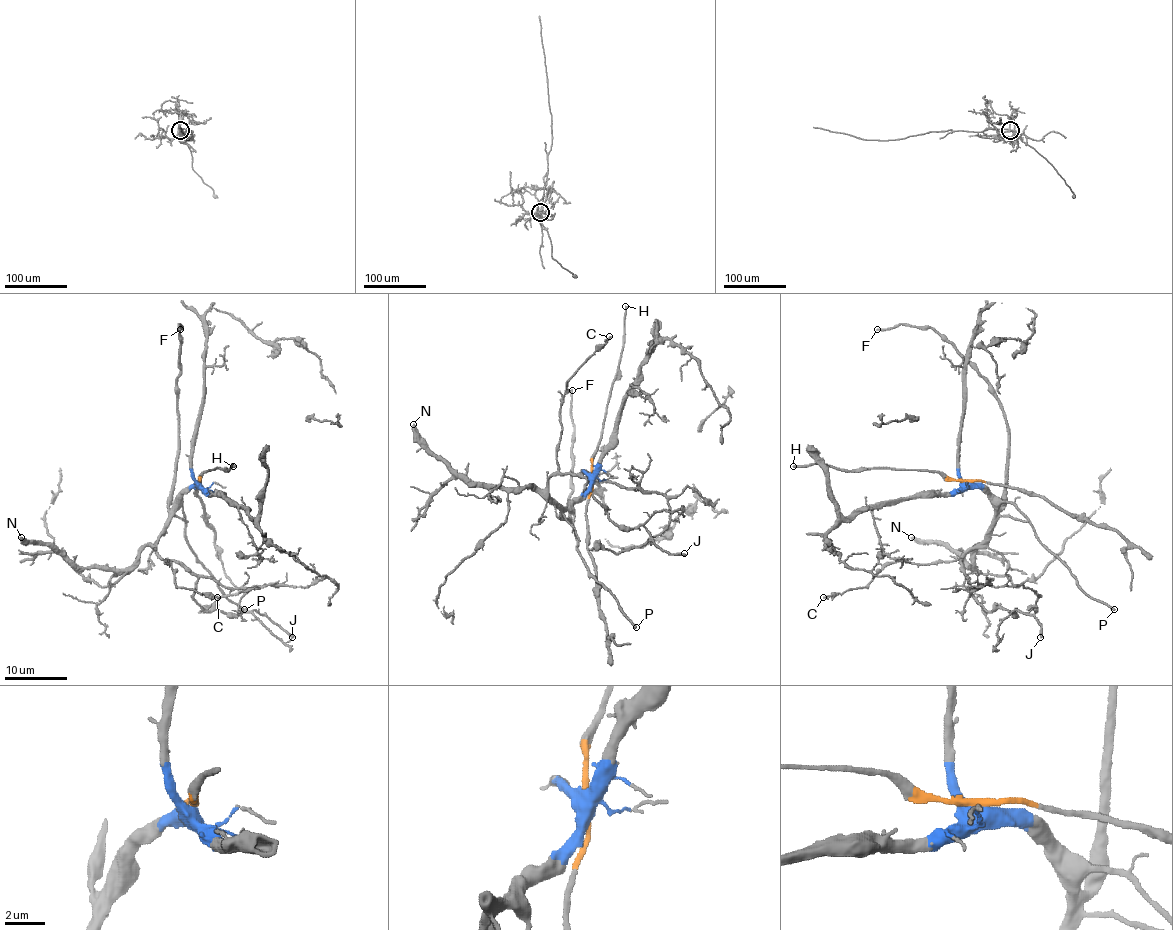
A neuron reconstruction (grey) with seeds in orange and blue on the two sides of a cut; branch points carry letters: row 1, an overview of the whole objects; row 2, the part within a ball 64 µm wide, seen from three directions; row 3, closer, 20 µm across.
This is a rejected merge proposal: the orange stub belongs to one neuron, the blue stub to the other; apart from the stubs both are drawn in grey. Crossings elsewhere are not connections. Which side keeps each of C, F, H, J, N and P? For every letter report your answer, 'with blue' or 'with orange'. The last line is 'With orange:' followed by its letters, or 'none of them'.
C: with blue
F: with blue
H: with orange
J: with blue
N: with blue
P: with blue
With orange: H

